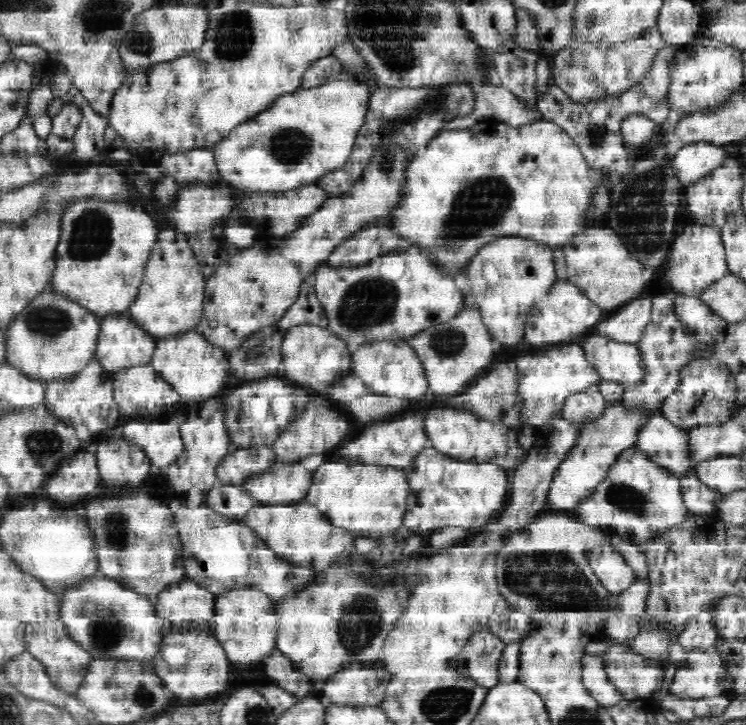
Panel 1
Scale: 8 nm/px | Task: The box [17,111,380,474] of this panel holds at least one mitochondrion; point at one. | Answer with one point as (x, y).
(90, 235)

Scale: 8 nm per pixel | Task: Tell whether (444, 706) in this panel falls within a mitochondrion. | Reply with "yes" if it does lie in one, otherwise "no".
yes

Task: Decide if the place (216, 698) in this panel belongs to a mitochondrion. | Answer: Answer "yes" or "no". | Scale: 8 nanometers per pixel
no

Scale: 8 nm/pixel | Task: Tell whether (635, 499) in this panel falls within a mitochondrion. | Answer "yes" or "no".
yes

